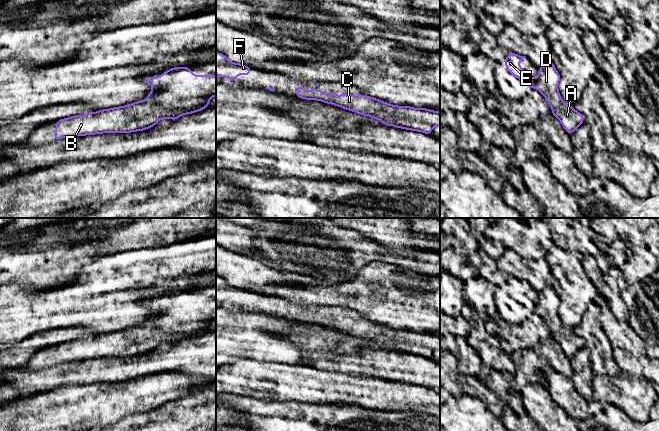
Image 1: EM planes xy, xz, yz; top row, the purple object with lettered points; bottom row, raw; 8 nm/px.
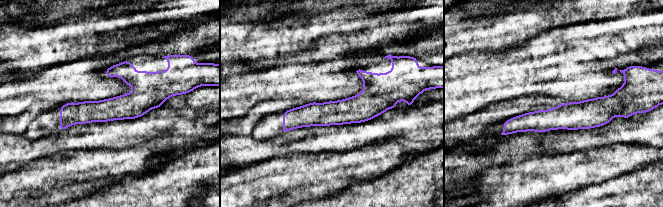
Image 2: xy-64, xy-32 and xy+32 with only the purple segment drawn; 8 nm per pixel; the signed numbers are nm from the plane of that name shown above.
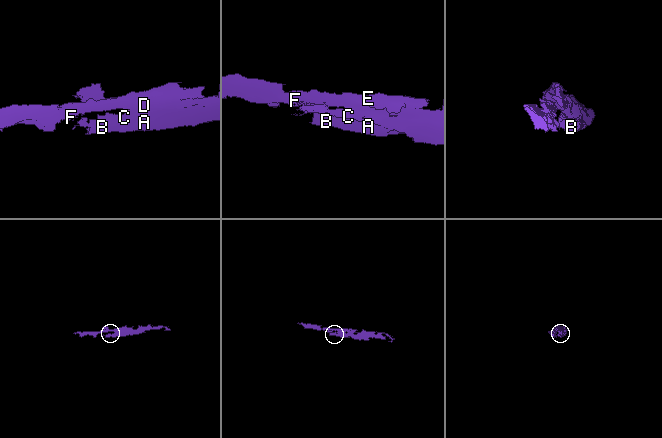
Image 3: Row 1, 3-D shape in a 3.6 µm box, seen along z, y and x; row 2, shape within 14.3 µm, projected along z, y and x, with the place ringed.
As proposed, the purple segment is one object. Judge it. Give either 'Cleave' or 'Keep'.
Keep

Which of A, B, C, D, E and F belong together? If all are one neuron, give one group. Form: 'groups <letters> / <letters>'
groups A B C D E F

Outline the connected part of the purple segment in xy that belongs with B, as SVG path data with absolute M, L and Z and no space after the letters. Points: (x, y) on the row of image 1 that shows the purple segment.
M174 67L158 77L145 76L144 80L153 89L145 100L58 120L54 141L72 136L143 131L155 126L162 118L177 120L181 115L201 111L210 106L209 99L216 96L216 75L194 75L189 67Z

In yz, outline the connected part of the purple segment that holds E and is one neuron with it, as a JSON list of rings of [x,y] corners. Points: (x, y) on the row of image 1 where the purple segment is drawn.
[[[511,52],[505,57],[505,68],[527,86],[535,88],[542,93],[552,109],[552,114],[561,122],[568,134],[573,133],[584,123],[584,116],[576,111],[572,105],[563,102],[558,91],[561,75],[557,72],[553,62],[549,60],[542,67],[539,67],[539,75],[535,80],[519,66],[519,62],[525,58],[525,56]]]

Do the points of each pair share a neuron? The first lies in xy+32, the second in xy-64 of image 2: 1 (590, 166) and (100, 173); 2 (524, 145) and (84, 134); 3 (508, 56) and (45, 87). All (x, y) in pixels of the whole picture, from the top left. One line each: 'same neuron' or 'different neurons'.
1: same neuron
2: same neuron
3: same neuron

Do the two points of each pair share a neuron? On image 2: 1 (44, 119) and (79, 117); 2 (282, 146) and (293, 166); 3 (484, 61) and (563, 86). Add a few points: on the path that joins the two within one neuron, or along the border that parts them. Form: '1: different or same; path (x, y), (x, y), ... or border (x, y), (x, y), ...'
1: same; path (53, 119), (70, 117)
2: different; border (309, 151), (290, 152), (263, 160)
3: same; path (504, 81), (507, 84), (543, 84)

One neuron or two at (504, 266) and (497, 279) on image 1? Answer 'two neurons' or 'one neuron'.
two neurons

